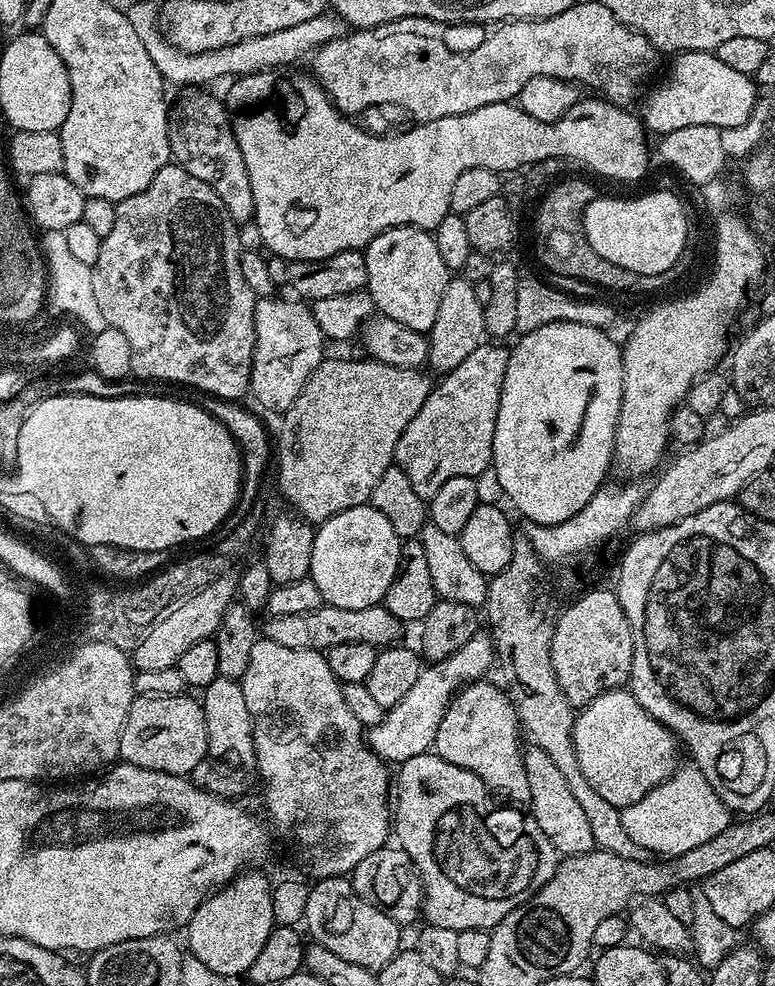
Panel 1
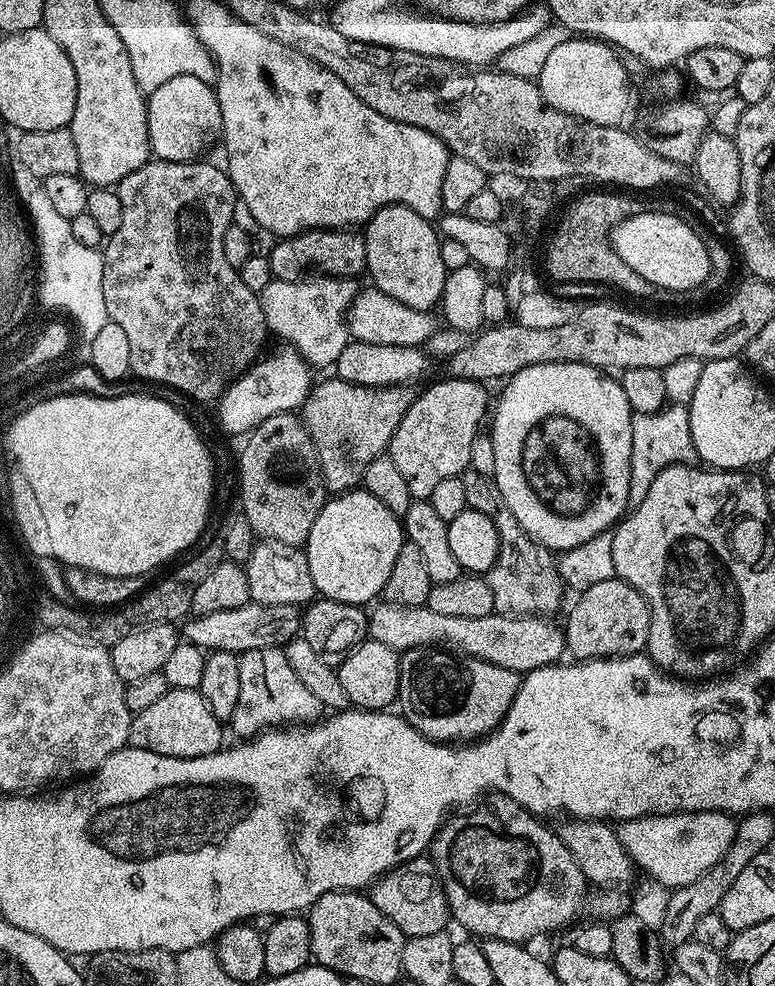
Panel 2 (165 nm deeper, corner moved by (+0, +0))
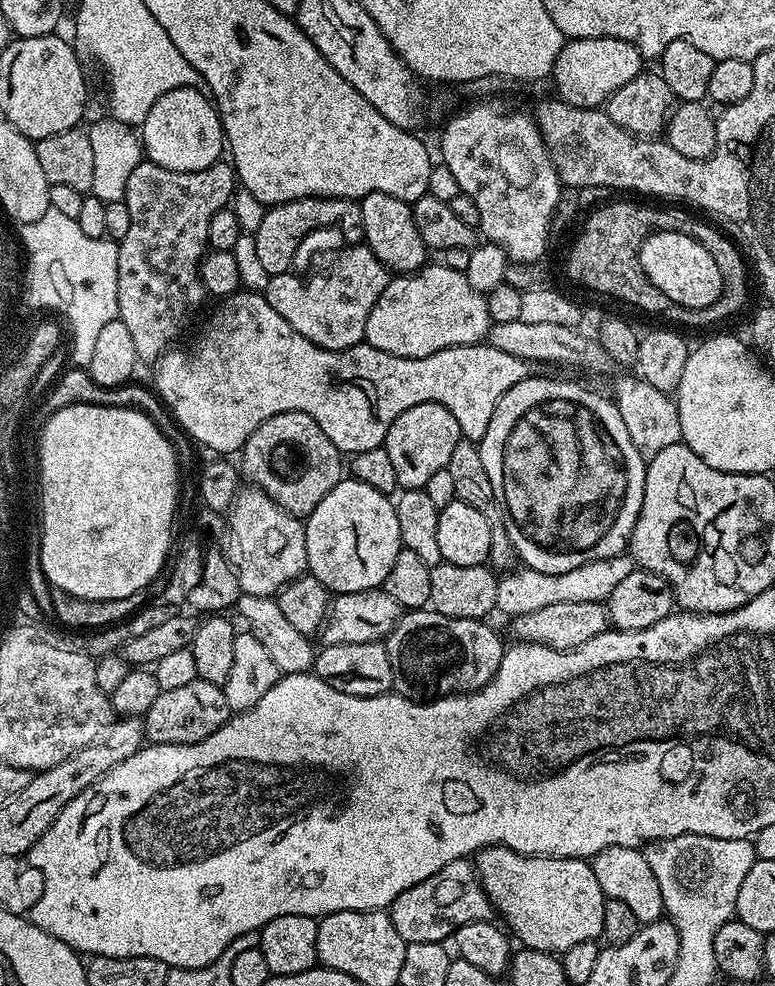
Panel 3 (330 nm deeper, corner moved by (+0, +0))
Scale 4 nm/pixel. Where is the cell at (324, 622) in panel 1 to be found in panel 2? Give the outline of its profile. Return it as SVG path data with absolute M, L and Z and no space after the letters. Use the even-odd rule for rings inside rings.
M251 602L231 608L230 610L218 610L207 612L205 616L193 615L185 619L182 624L182 636L187 643L213 652L249 652L259 648L283 648L291 640L297 639L302 632L302 612L297 605L270 606L269 604L253 604Z

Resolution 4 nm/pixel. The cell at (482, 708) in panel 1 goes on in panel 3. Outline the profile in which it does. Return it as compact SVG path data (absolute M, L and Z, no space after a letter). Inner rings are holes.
M431 610L405 611L383 645L394 670L392 692L417 702L478 691L500 669L506 647L484 620L450 618Z

